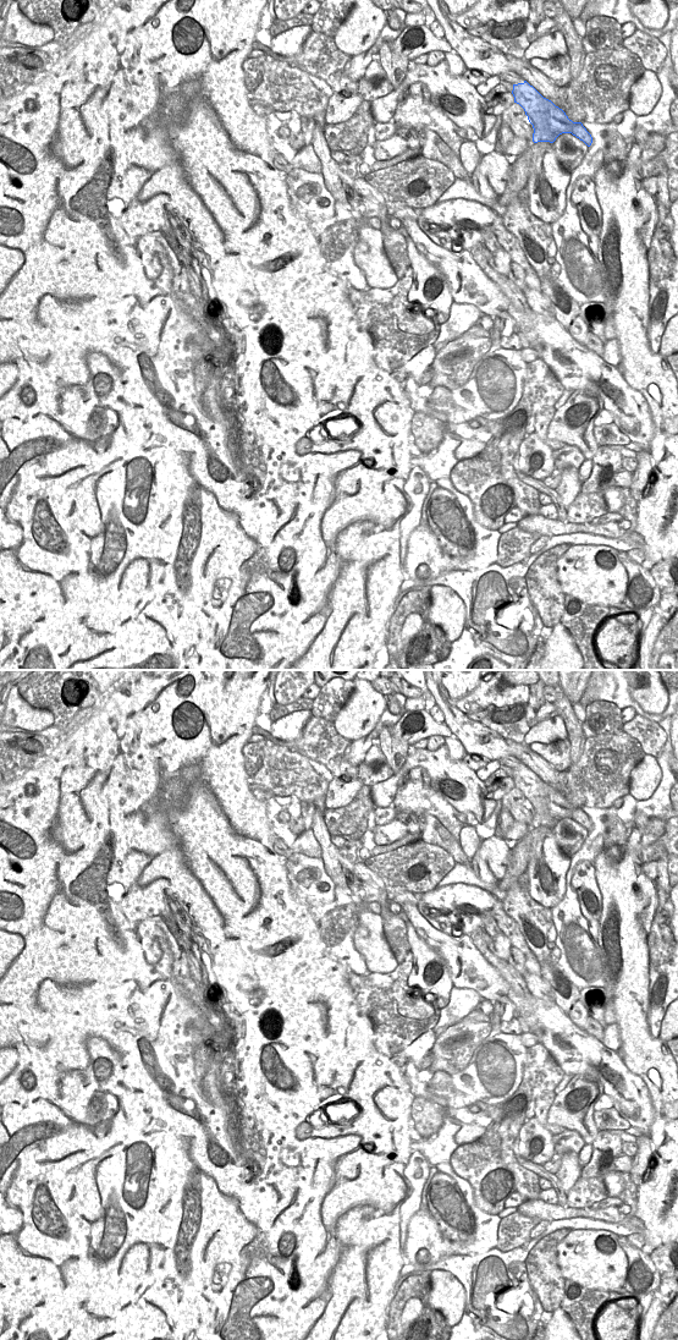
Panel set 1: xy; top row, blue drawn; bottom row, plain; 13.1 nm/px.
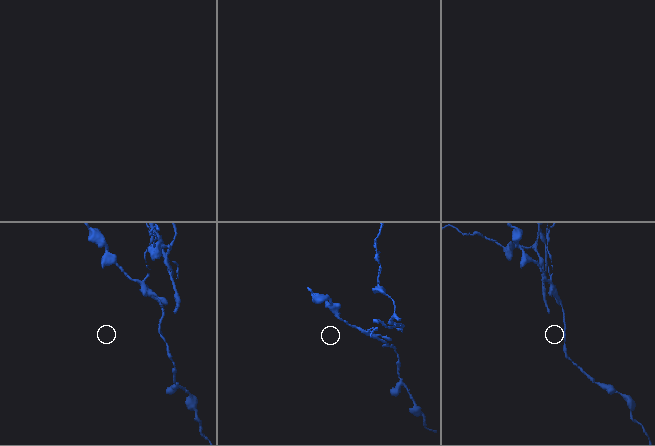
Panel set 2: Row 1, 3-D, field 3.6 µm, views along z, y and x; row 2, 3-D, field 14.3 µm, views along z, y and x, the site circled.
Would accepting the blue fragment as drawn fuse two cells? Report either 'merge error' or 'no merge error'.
merge error

